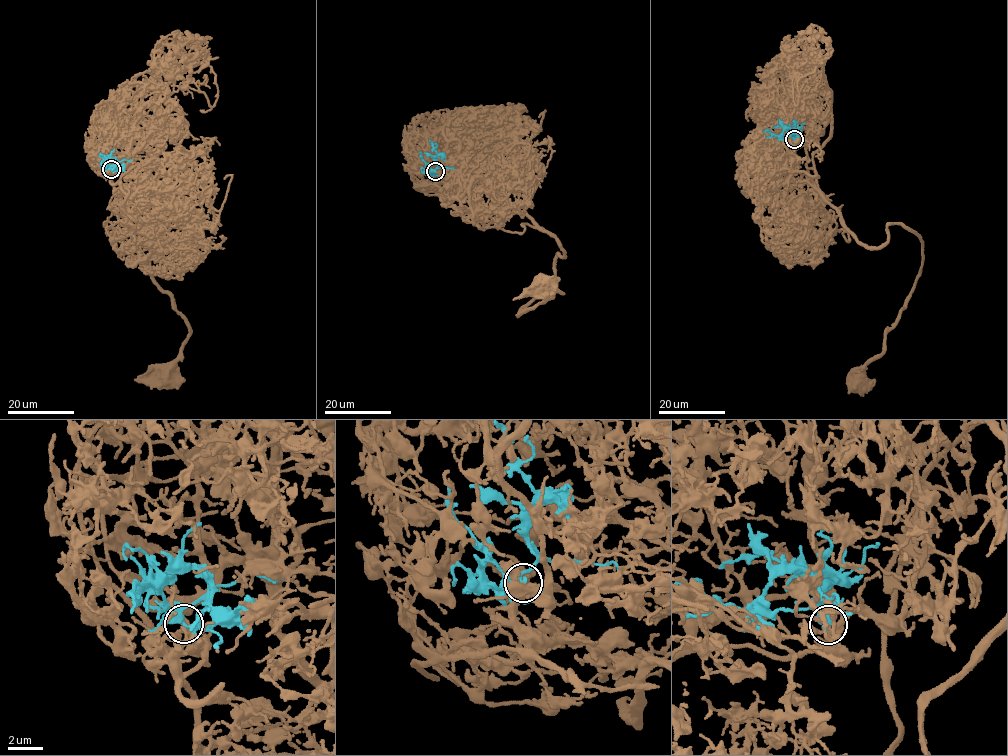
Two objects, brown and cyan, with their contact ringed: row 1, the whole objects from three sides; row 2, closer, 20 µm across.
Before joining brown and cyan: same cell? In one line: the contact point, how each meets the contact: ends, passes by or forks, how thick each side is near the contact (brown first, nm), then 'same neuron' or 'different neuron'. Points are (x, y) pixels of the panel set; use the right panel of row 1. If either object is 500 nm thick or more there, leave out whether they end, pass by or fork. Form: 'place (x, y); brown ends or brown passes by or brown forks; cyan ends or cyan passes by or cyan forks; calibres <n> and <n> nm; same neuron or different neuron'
place (794, 139); calibres 200 and 550 nm; same neuron

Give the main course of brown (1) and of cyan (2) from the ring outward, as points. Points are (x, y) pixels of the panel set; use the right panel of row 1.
1: (794, 139), (827, 115), (812, 158), (841, 221), (878, 247), (902, 223), (923, 247), (861, 381)
2: (794, 139), (790, 128), (778, 135), (763, 131)

